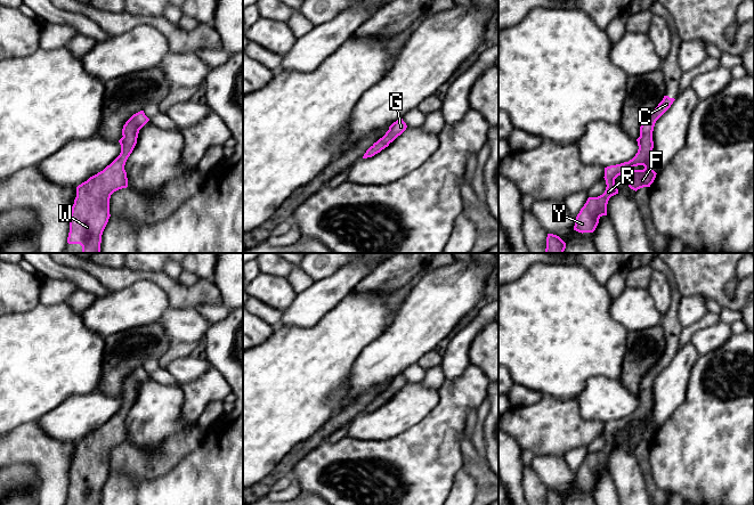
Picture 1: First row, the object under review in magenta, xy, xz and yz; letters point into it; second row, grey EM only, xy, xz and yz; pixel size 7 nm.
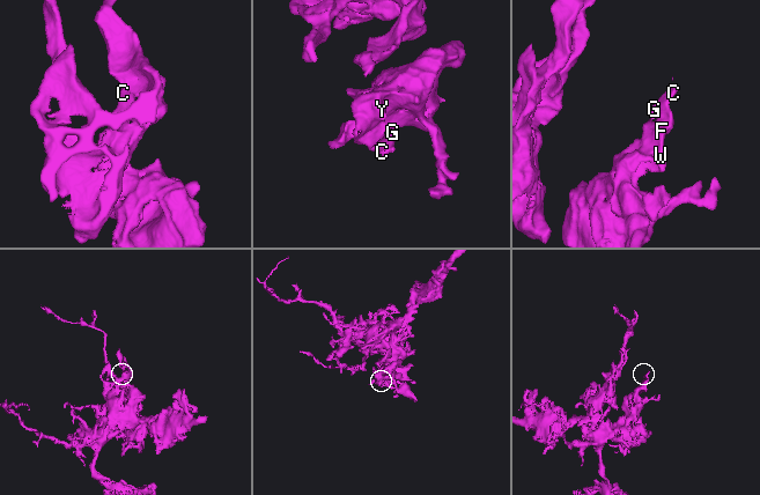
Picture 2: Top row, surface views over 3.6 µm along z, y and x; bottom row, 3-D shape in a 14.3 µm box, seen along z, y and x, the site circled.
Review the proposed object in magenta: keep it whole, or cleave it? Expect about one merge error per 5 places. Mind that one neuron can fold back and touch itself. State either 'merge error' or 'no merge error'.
no merge error

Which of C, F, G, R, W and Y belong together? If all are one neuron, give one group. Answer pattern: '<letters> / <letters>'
C F G R W Y

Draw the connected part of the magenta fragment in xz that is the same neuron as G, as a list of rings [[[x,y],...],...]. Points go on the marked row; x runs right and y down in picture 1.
[[[403,119],[397,120],[394,122],[389,130],[386,132],[386,135],[380,138],[376,142],[374,142],[364,154],[363,158],[372,157],[375,154],[380,153],[382,149],[389,146],[390,142],[392,142],[398,136],[400,136],[405,130],[407,125],[403,121]]]

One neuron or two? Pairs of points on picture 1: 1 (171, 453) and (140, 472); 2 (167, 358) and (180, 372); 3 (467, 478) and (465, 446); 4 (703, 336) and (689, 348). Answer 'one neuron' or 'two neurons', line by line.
1: one neuron
2: two neurons
3: two neurons
4: two neurons

